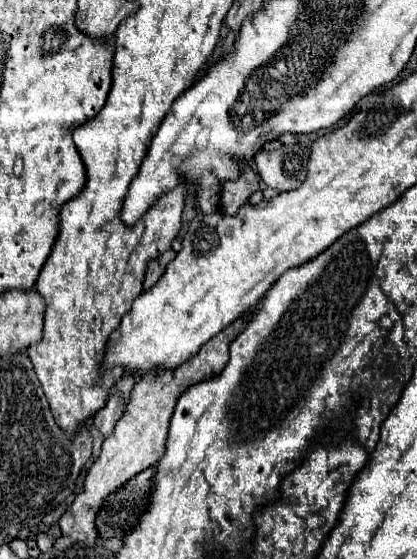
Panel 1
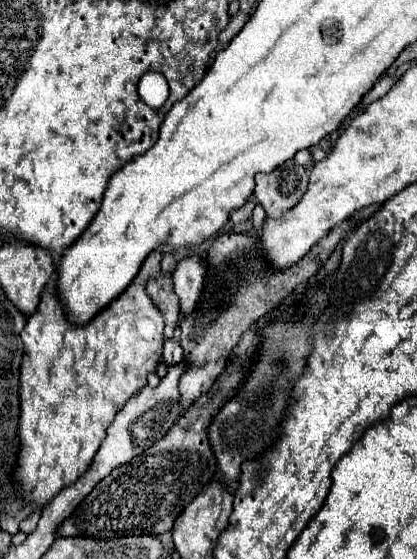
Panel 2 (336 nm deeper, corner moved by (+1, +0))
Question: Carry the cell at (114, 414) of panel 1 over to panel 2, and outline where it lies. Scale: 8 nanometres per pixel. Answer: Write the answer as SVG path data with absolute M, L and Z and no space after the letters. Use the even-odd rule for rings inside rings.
M167 340L165 342L161 360L163 360L165 366L175 366L175 364L179 364L183 360L183 348L179 346L177 340Z

